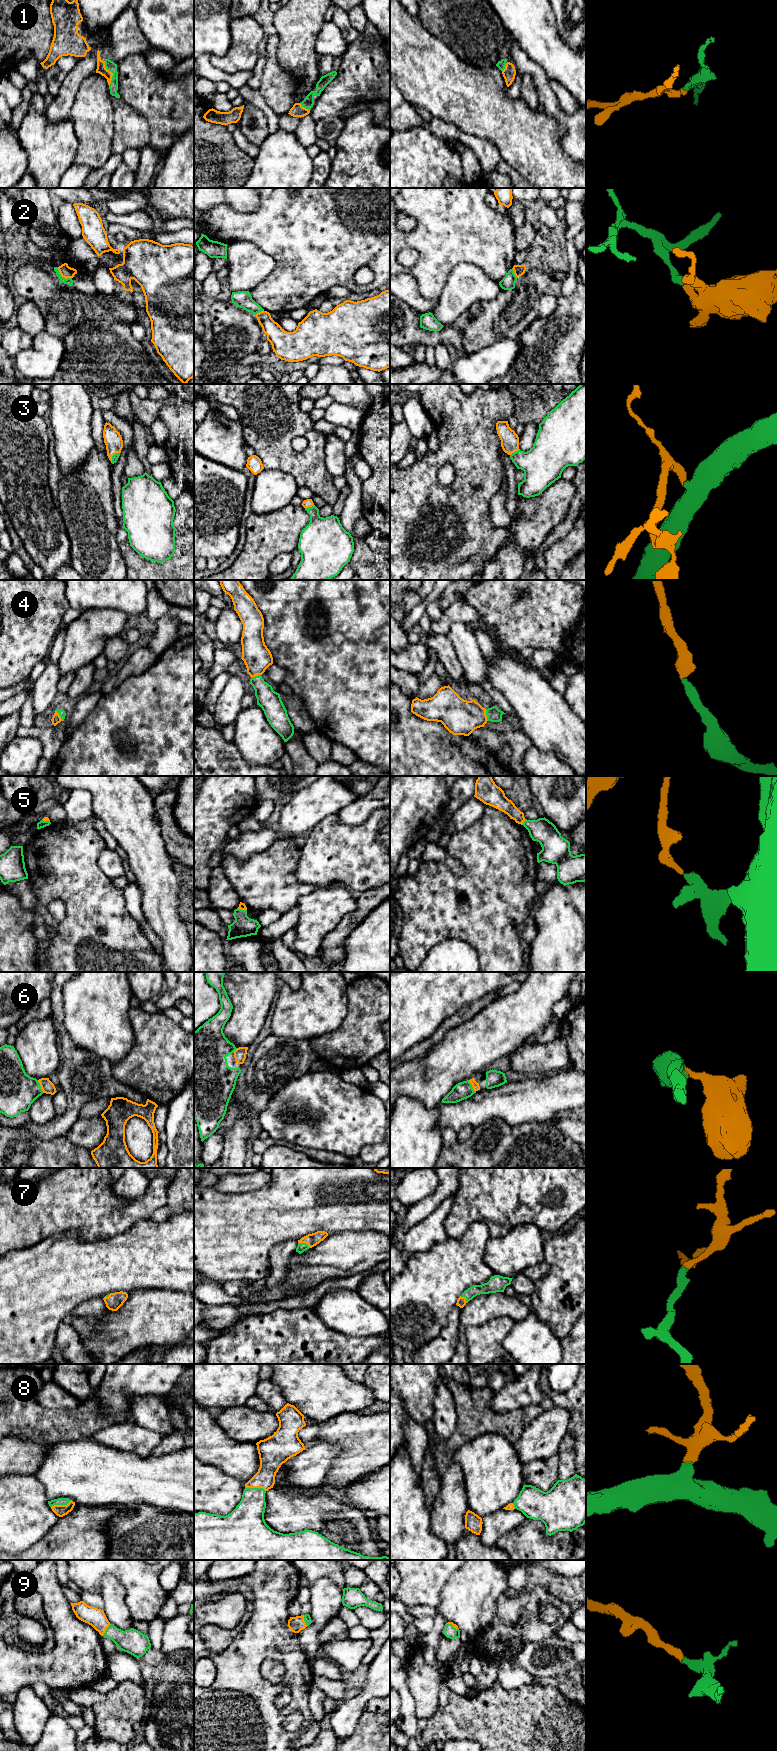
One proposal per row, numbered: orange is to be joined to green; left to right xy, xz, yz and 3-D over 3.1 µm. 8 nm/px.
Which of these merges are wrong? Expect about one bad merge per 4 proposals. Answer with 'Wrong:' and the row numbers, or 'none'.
Wrong: 2, 5

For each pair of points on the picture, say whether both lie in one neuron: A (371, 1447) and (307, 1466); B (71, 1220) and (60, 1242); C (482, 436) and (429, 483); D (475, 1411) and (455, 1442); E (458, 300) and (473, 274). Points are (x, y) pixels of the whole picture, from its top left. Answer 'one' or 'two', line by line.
A: two
B: two
C: one
D: one
E: one

